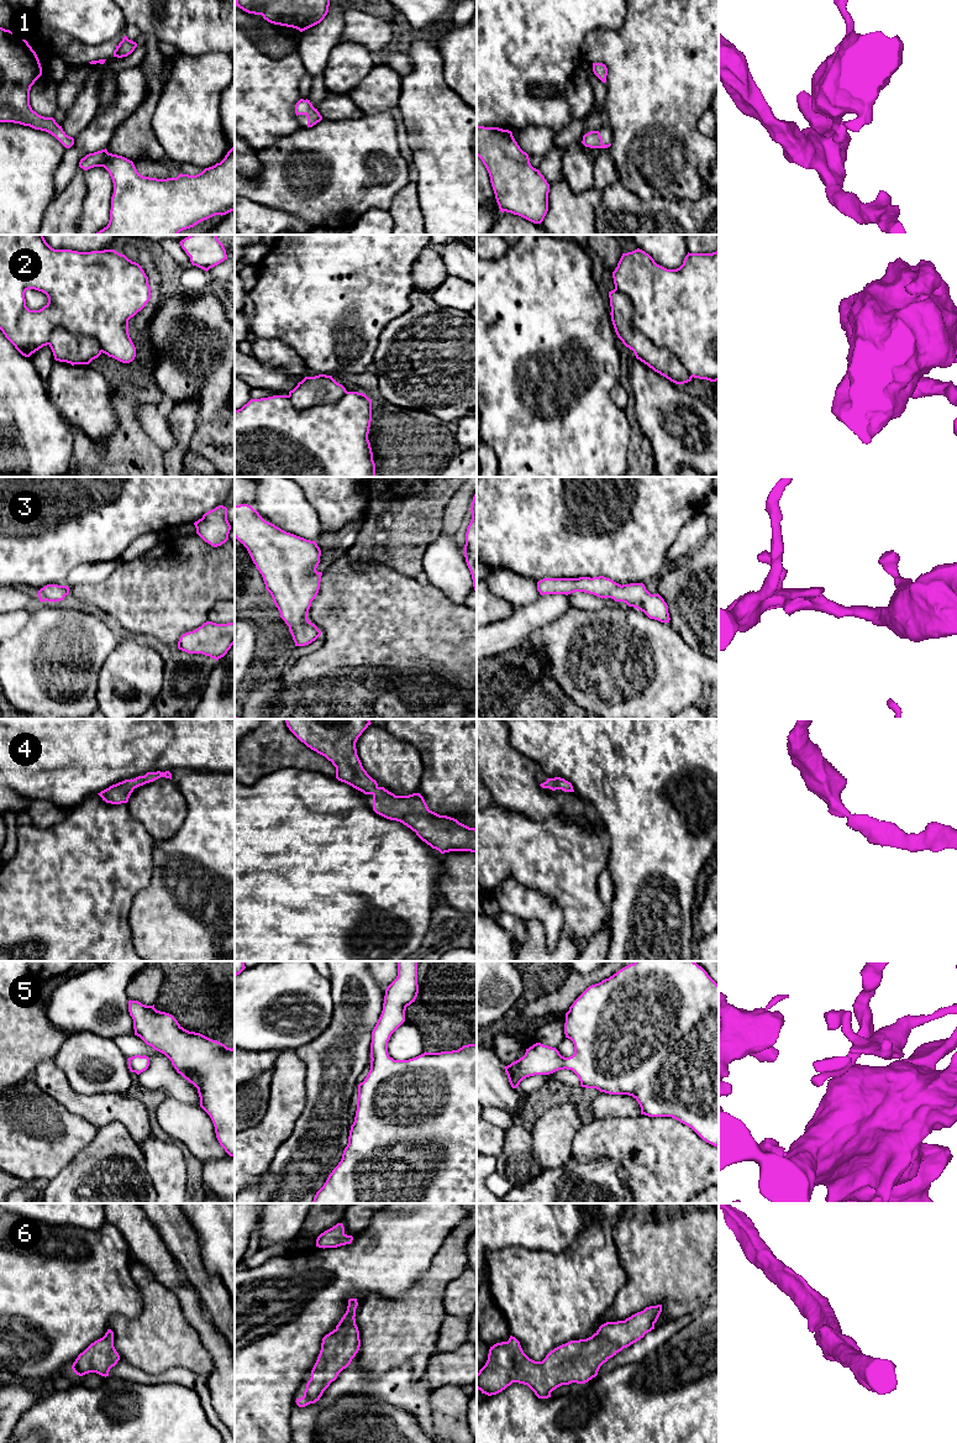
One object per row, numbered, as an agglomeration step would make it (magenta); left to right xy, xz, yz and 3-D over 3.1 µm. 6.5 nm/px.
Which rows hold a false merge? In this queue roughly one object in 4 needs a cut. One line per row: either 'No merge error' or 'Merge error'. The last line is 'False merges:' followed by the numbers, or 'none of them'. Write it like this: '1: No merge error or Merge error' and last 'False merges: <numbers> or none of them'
1: No merge error
2: Merge error
3: No merge error
4: No merge error
5: No merge error
6: No merge error
False merges: 2

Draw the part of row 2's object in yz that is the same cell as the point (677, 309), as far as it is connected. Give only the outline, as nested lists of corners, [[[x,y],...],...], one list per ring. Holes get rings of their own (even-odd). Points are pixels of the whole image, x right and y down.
[[[637,248],[622,253],[612,278],[632,303],[635,326],[656,347],[668,350],[692,377],[719,381],[719,251],[688,252],[679,268],[667,269]]]

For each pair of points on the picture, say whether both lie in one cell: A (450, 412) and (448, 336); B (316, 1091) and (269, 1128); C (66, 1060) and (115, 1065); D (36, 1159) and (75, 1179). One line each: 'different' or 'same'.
A: same
B: different
C: same
D: different

